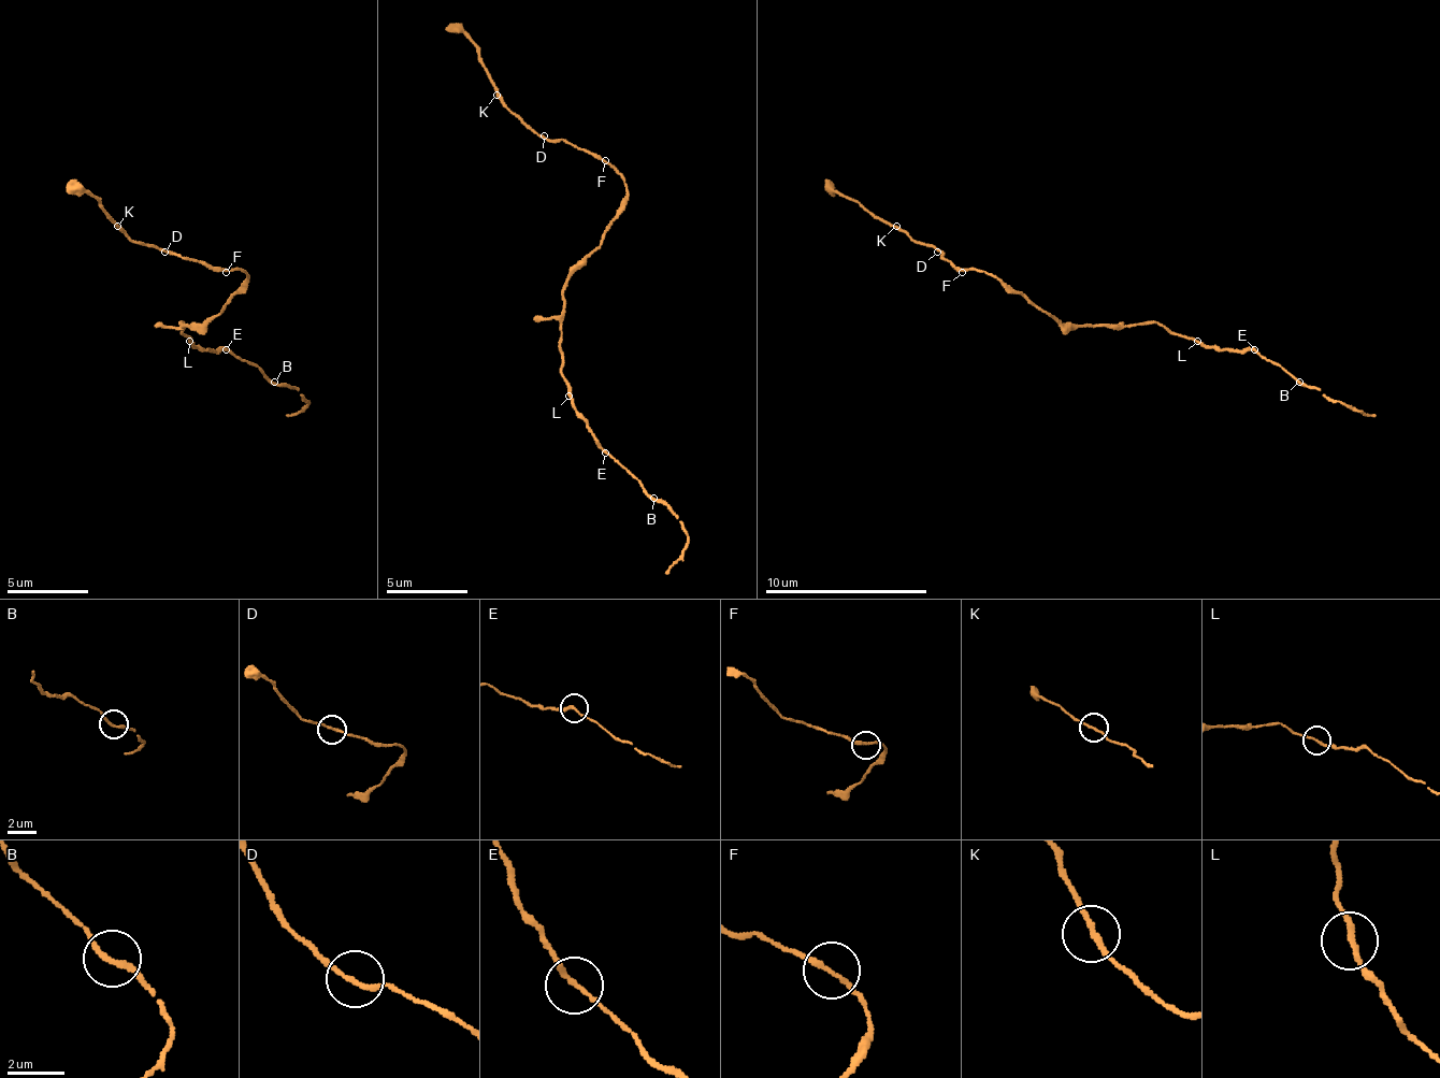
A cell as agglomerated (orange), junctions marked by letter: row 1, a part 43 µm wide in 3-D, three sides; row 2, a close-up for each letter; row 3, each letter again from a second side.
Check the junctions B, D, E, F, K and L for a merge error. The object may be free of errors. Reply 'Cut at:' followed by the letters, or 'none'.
Cut at: none

